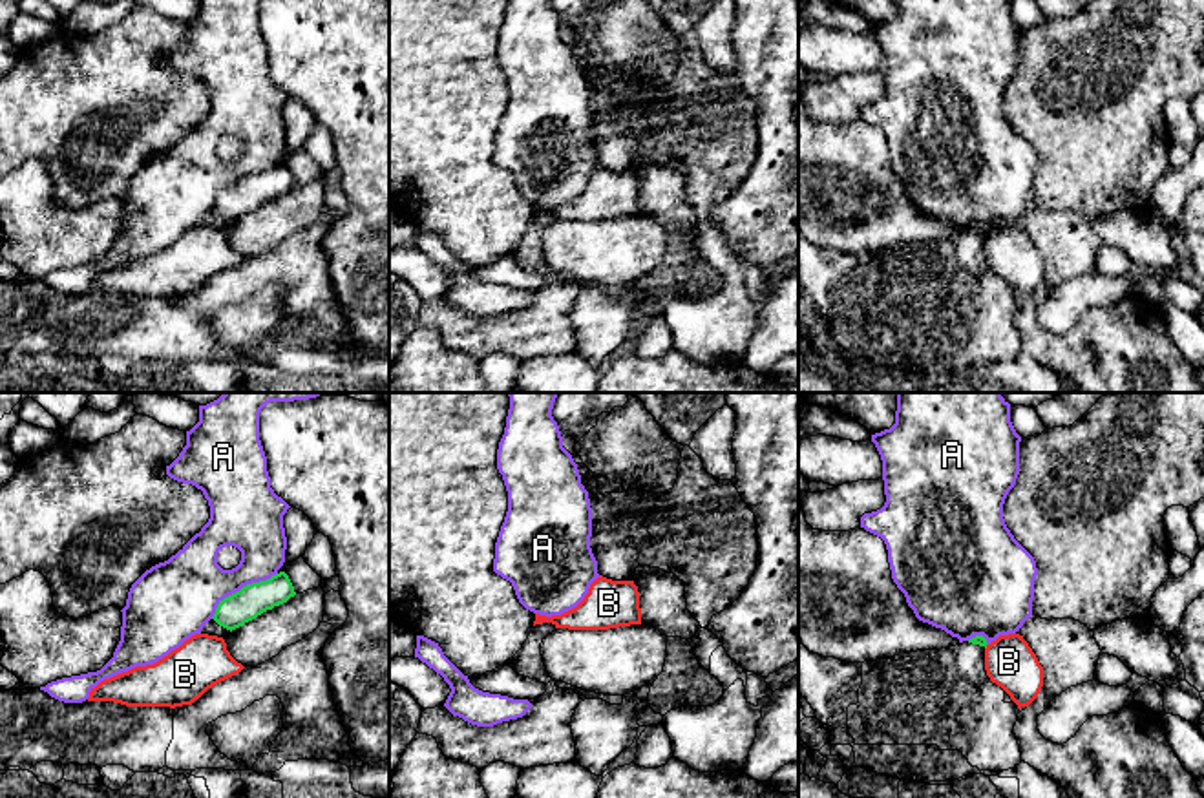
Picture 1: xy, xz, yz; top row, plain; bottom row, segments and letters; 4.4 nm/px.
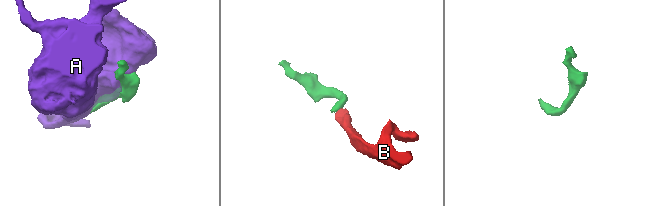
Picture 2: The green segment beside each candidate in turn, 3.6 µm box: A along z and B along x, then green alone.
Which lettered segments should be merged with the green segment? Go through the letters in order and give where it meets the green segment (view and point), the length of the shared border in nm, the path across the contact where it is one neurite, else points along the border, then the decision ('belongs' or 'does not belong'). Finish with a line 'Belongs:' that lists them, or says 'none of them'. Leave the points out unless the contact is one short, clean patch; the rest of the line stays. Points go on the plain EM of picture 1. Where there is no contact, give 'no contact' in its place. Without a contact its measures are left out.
A: meets green in xy at (242, 179); contact 360 nm long; does not belong
B: meets green in yz at (985, 238); contact 30 nm long; border along yz (987, 234), (985, 240); does not belong
Belongs: none of them

